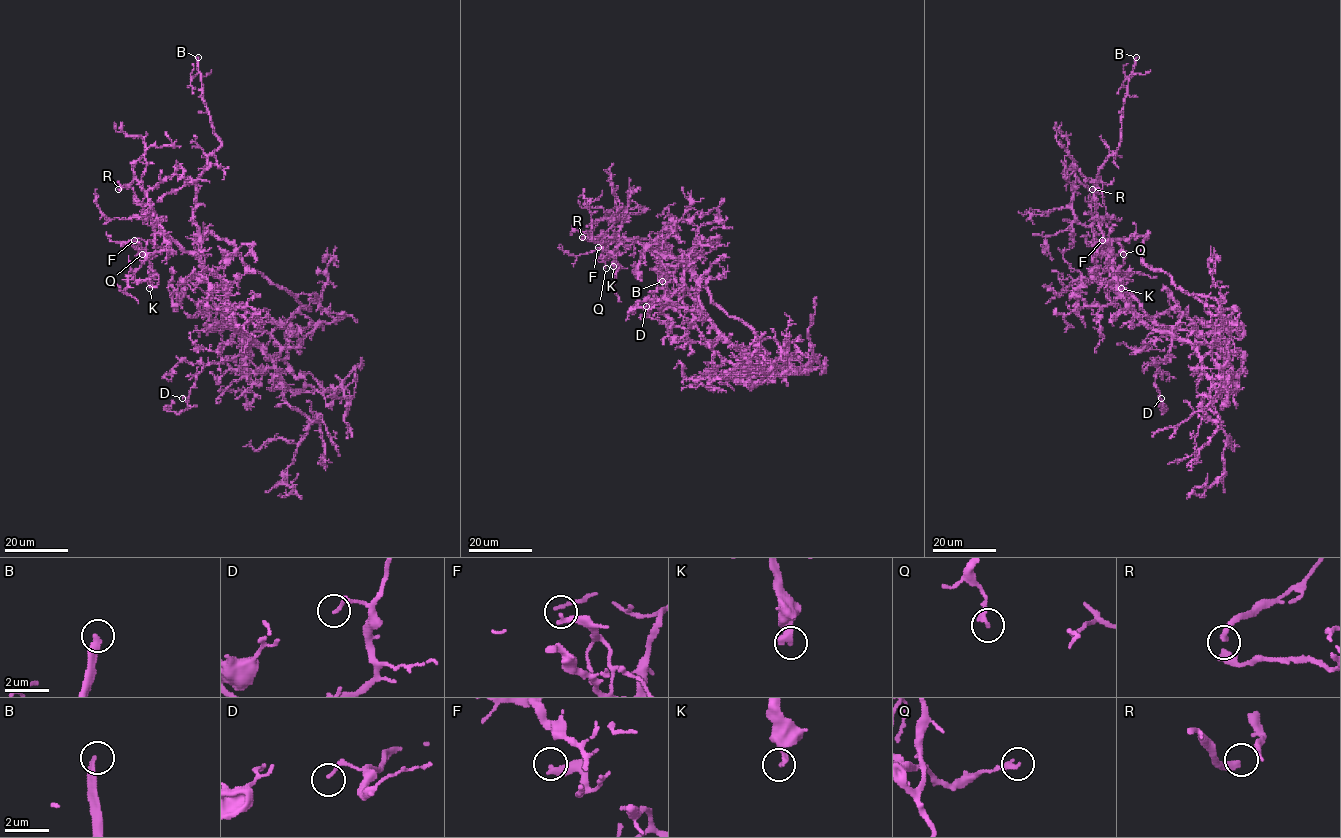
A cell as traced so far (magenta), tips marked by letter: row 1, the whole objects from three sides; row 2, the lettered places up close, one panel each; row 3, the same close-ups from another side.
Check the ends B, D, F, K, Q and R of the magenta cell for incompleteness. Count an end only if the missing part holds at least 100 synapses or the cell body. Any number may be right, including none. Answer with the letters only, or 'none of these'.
B

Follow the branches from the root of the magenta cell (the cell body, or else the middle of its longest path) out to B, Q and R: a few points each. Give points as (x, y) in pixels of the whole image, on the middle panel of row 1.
B: (696, 277), (683, 260), (664, 255), (659, 240), (666, 243), (673, 256), (685, 265), (668, 269), (662, 281)
Q: (696, 277), (683, 260), (667, 258), (632, 241), (621, 242), (603, 258), (606, 268)
R: (696, 277), (683, 260), (649, 251), (633, 239), (620, 239), (621, 222), (615, 216), (599, 220), (582, 237)

